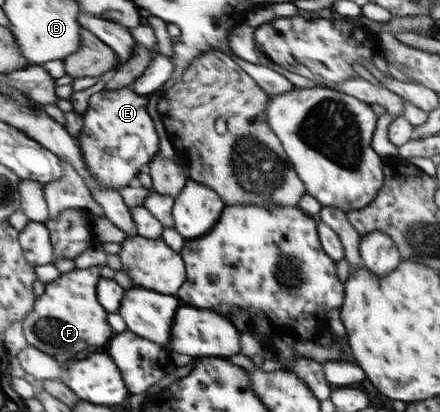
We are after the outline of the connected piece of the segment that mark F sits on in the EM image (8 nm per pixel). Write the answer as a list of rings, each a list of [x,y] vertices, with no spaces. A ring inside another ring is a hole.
[[[96,265],[62,273],[61,278],[47,284],[44,293],[37,298],[34,310],[23,320],[27,342],[64,364],[82,358],[85,352],[105,352],[117,332],[113,332],[109,312],[98,299],[97,287],[101,279],[101,266]]]

